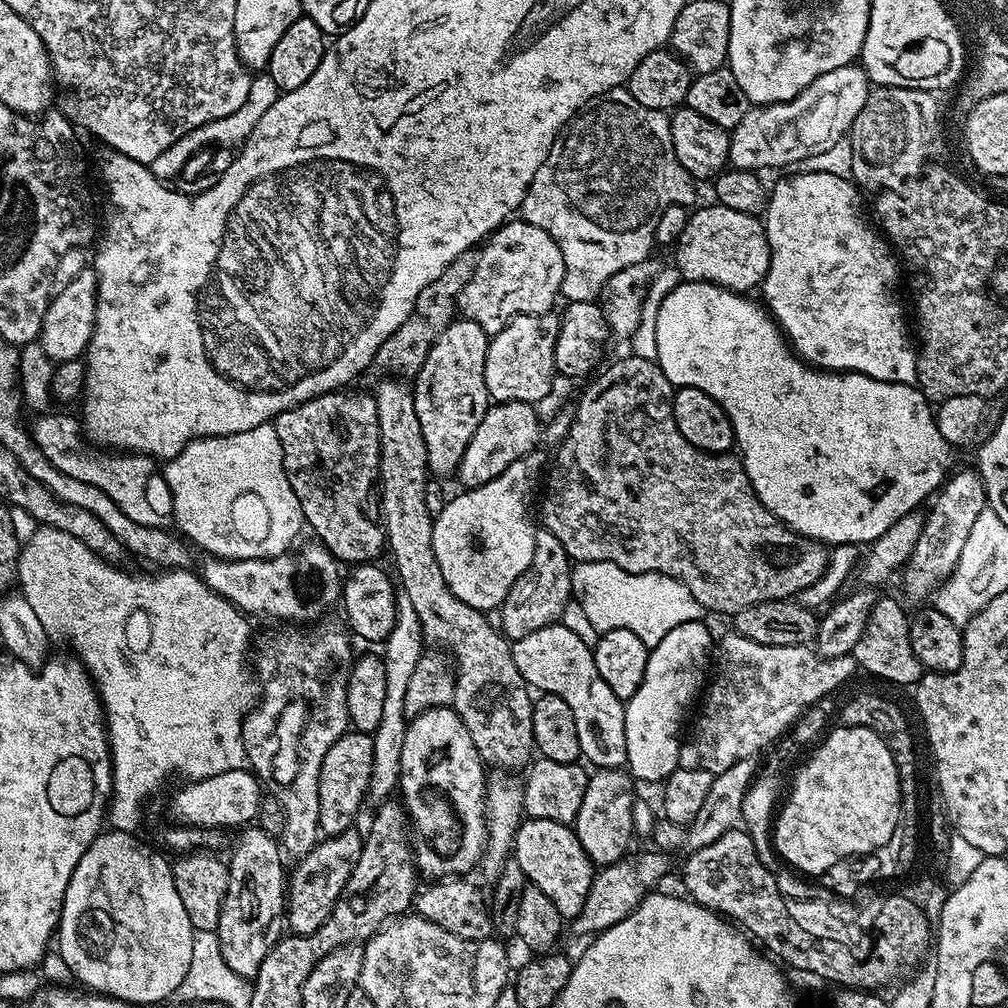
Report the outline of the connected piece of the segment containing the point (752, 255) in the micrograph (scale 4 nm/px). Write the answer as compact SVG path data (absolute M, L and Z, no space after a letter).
M715 202L699 208L689 215L686 230L682 230L680 239L674 245L674 266L681 277L684 280L710 282L741 294L751 293L751 288L759 289L770 266L770 246L763 219L738 214L738 210L730 210L730 206Z

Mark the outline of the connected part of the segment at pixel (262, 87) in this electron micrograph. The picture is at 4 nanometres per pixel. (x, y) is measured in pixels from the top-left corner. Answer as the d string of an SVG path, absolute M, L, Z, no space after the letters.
M266 74L257 75L252 81L252 89L246 102L242 102L242 106L238 106L238 110L234 114L230 114L226 118L218 118L214 122L206 122L206 126L198 126L198 130L190 130L190 134L182 134L182 138L178 138L178 142L174 142L174 146L162 150L162 154L158 154L158 158L154 158L154 162L150 166L152 172L160 180L168 182L171 181L171 176L178 175L191 162L195 152L200 152L203 148L239 149L254 130L254 126L258 126L258 118L262 118L262 114L266 114L266 110L270 110L270 106L274 106L274 102L281 95L274 78L270 78Z

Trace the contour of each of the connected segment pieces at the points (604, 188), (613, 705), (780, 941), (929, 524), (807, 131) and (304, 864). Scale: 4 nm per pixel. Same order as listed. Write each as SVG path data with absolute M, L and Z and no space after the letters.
M621 86L603 93L591 104L581 108L575 116L568 119L564 129L557 133L556 141L546 158L546 162L542 162L538 174L534 174L534 178L524 195L524 200L520 203L520 212L526 222L538 226L538 230L546 230L546 234L550 234L550 238L554 238L554 242L558 242L558 250L562 250L564 277L560 287L560 296L563 299L566 298L565 301L568 302L595 301L603 293L610 278L614 278L614 274L618 274L623 268L634 266L636 262L647 260L653 255L652 248L654 249L656 244L656 227L658 226L658 218L662 218L662 210L666 210L666 206L671 204L695 205L697 203L697 201L695 202L695 186L697 187L693 176L684 169L682 162L678 162L678 154L674 154L674 142L670 138L669 113L662 110L650 110L646 106L642 106L642 102L638 102L628 93L627 87Z
M559 622L534 630L526 638L511 641L514 666L531 689L554 693L573 711L577 723L581 757L595 769L619 768L627 765L625 703L606 685L598 673L594 650L582 638Z
M739 827L731 828L722 834L722 838L718 838L718 842L710 842L710 846L688 852L686 858L683 891L704 908L718 912L739 925L781 965L796 970L792 952L804 952L804 940L809 940L809 937L802 934L801 928L794 926L793 918L785 911L786 898L778 890L772 871L758 858L758 850L747 831Z
M956 472L945 479L935 496L932 506L926 510L922 532L917 545L910 554L908 563L902 568L904 574L904 592L912 600L924 600L933 595L936 589L951 576L958 566L958 558L962 558L962 546L966 546L966 538L970 538L970 530L974 522L978 522L978 514L988 507L988 495L983 475L976 472Z
M853 62L846 66L838 66L818 78L814 78L814 82L810 82L810 86L806 86L806 90L799 92L792 100L749 107L746 118L742 118L742 122L738 122L738 126L731 129L729 165L733 168L749 170L784 168L787 164L797 166L804 158L817 156L830 150L830 146L834 146L851 133L854 118L858 118L862 106L866 106L869 91L868 75L859 63Z
M351 827L344 833L321 839L310 854L299 857L296 869L286 880L286 924L295 935L314 934L330 918L334 906L344 894L344 887L362 854L364 836Z

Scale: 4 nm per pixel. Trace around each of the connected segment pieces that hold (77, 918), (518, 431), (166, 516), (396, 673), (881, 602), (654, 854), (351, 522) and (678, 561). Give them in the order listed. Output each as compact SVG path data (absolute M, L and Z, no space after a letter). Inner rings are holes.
M104 830L90 842L86 854L78 858L74 874L70 874L58 925L58 951L73 977L88 987L85 989L124 1000L129 1006L160 1004L167 996L175 997L186 970L190 970L190 954L194 951L194 929L174 887L169 857L163 851L155 852L138 837L131 832Z
M526 402L493 403L488 412L478 422L478 430L474 430L474 438L470 438L470 446L466 446L466 454L462 454L462 462L458 469L458 477L465 489L477 488L502 474L506 466L521 460L529 452L537 451L542 440L542 421L537 409Z
M64 412L37 415L30 425L30 433L38 446L39 454L45 455L62 472L79 482L96 486L114 500L118 510L142 526L167 529L173 523L172 495L170 486L162 474L159 463L151 456L129 454L123 450L113 454L97 450L86 439L79 419ZM96 451L96 452L95 452Z
M403 594L396 597L396 621L394 630L382 641L382 659L386 670L386 699L382 709L382 722L378 722L375 732L371 733L374 746L373 774L370 778L367 799L383 802L397 791L402 766L402 742L406 742L406 730L410 717L404 712L406 689L414 670L418 667L418 658L426 650L426 641L422 634L422 622L418 622L418 613L414 610L410 598Z
M881 595L876 604L870 610L870 618L866 618L866 628L858 638L858 646L852 651L853 659L861 669L868 671L870 675L877 676L880 680L889 680L892 684L915 685L922 675L922 669L918 658L914 654L912 645L912 629L910 627L909 613L904 613L904 608L892 596Z
M659 850L644 852L641 856L629 854L613 864L603 865L593 875L590 894L586 894L586 902L582 910L571 917L572 932L576 936L588 936L605 932L610 926L622 922L653 891L652 888L668 872L669 853Z
M337 390L315 396L276 417L276 433L284 455L286 478L298 494L304 523L316 531L315 539L325 544L337 561L348 566L371 564L386 552L386 537L380 515L380 435L375 395Z
M626 354L621 360L616 360L584 393L580 401L574 404L572 425L566 438L559 445L560 457L556 460L556 473L548 484L548 497L540 508L540 516L544 519L543 527L558 542L562 542L562 550L566 550L569 560L585 564L586 562L610 562L633 574L650 574L661 572L675 580L681 580L694 594L694 598L711 612L728 612L735 614L745 610L754 603L764 603L767 600L786 600L795 597L798 592L806 591L816 579L822 576L827 568L829 549L818 540L811 540L800 532L788 528L766 506L762 506L760 499L754 494L750 478L744 469L743 459L739 455L726 452L703 452L698 450L678 430L672 417L673 384L662 374L659 364L655 360Z

